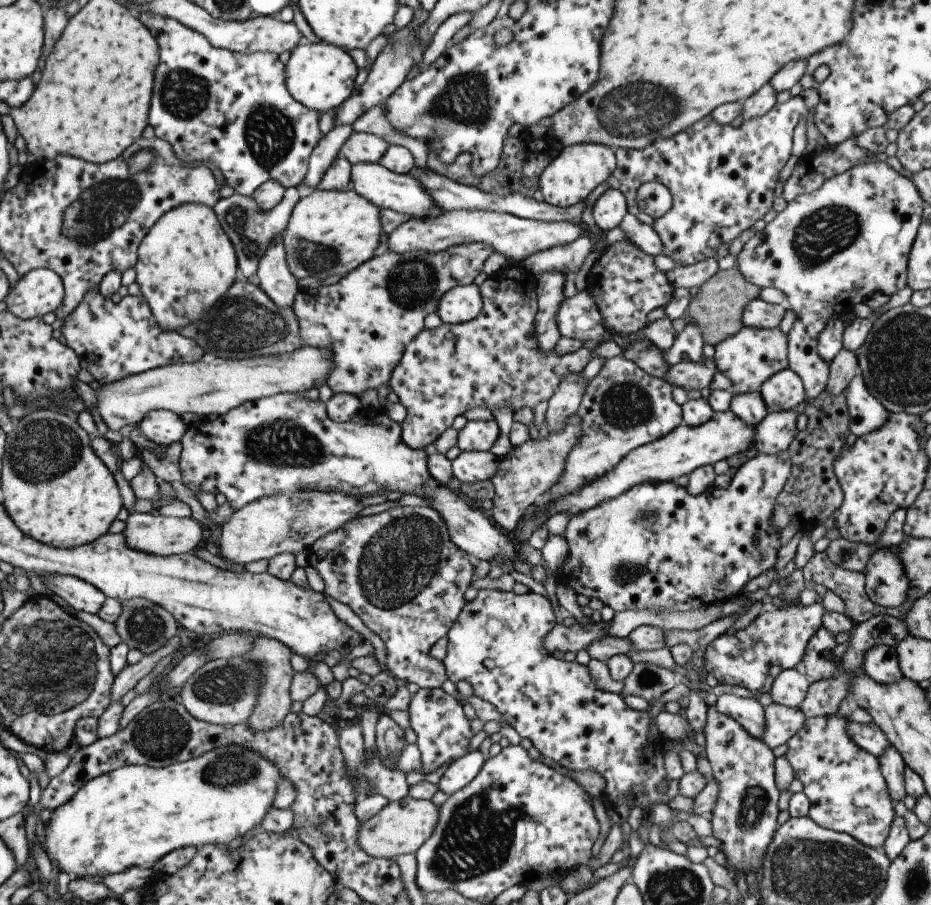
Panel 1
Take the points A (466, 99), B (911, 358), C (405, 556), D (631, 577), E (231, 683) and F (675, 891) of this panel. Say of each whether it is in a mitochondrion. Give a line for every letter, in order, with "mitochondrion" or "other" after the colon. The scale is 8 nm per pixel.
A: mitochondrion
B: mitochondrion
C: mitochondrion
D: mitochondrion
E: mitochondrion
F: mitochondrion

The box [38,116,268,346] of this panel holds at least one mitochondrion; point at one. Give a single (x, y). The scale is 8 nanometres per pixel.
(108, 202)

